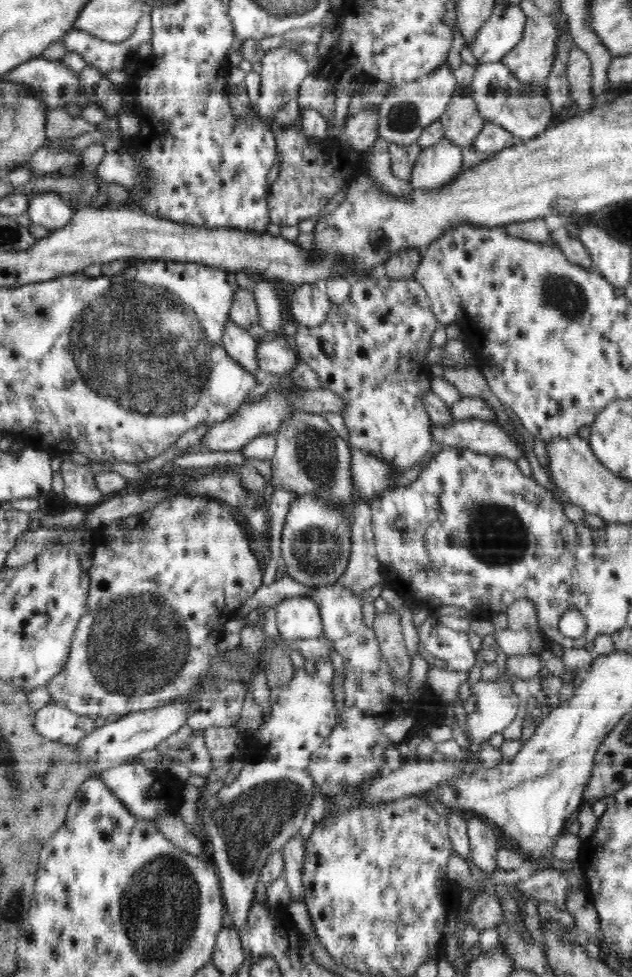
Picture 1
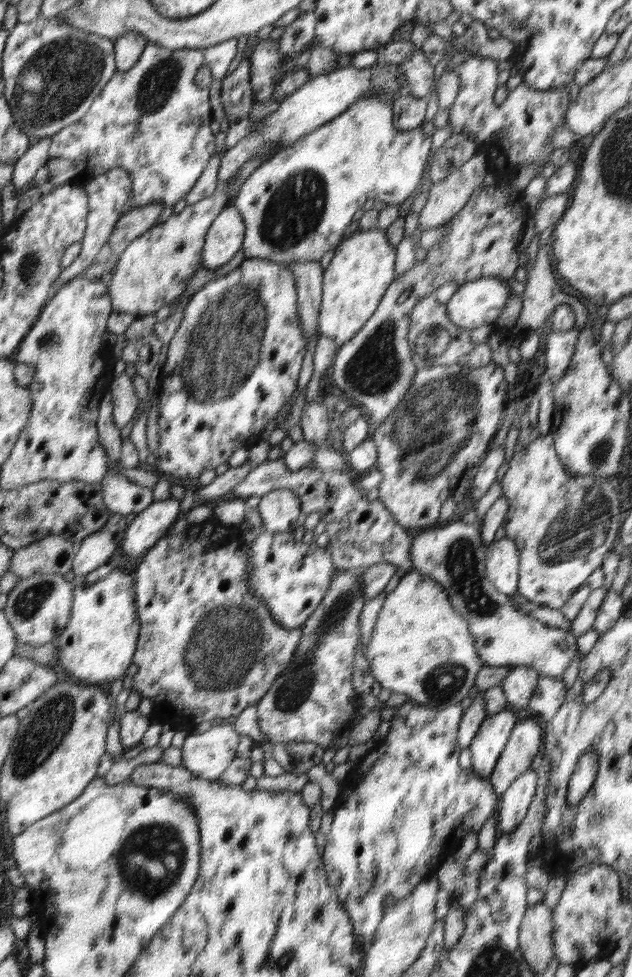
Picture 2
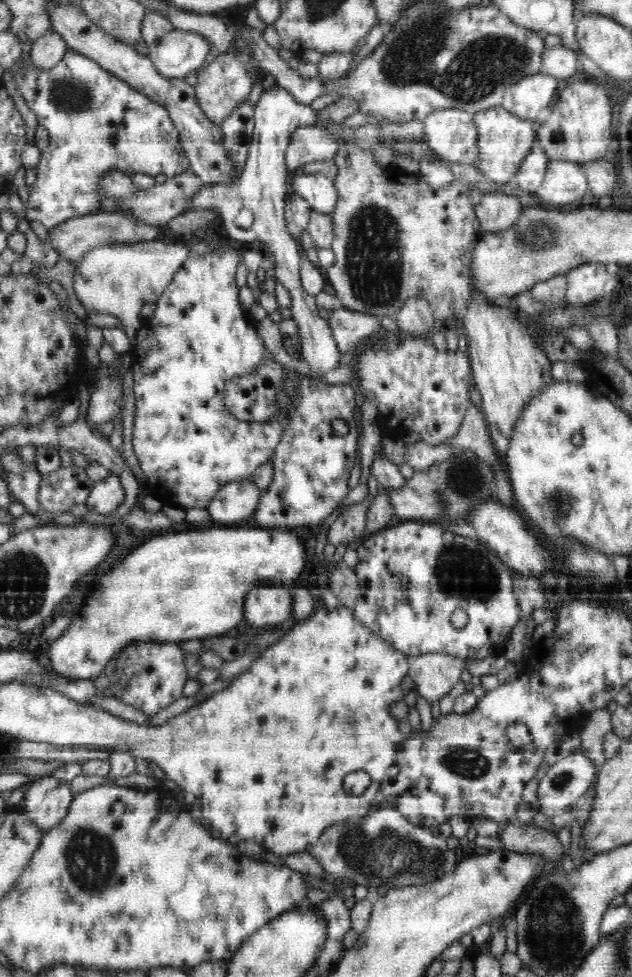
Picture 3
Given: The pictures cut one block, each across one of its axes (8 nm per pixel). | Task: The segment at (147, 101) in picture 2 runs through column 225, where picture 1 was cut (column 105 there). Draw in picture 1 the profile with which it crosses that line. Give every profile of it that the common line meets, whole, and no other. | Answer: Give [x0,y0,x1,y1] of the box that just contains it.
[63,14,152,77]

